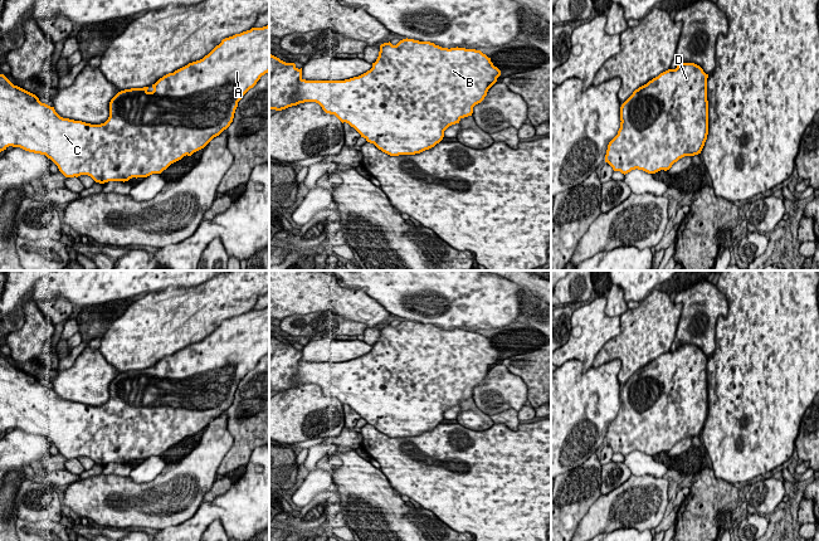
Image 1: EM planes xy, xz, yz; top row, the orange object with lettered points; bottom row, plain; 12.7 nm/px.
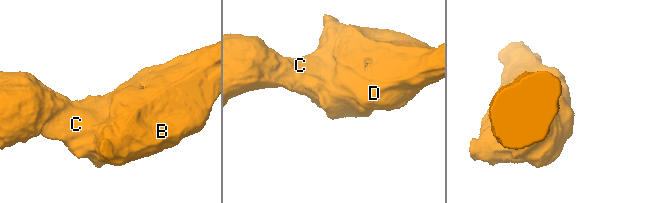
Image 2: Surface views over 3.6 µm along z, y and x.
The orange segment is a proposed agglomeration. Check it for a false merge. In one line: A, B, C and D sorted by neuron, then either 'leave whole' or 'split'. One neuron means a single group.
groups A B C D; leave whole

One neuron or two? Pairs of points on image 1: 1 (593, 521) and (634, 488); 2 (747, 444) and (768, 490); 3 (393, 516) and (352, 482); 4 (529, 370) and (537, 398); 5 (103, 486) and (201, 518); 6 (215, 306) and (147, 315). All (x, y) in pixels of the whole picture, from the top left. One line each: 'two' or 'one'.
1: one
2: two
3: one
4: one
5: two
6: one

